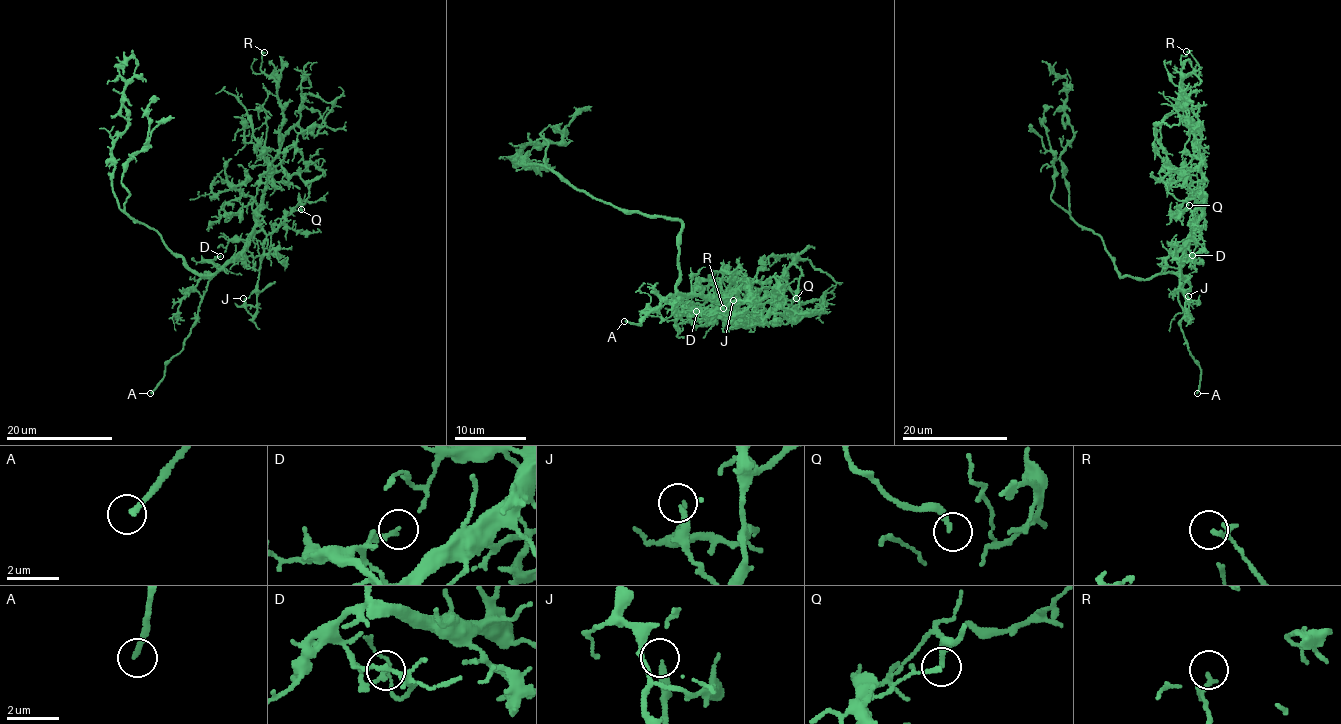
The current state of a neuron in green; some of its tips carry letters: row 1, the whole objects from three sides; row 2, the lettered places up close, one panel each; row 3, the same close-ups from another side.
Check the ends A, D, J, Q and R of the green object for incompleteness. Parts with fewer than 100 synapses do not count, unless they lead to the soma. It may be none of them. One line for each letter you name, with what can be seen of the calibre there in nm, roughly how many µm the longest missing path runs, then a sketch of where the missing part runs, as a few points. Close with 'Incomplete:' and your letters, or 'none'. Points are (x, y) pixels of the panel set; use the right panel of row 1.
A: 200 nm thick; about 30 µm are missing; missing branch runs (1197, 393), (1202, 404), (1203, 418), (1192, 428), (1186, 417), (1158, 422), (1142, 412), (1144, 409)
Incomplete: A

